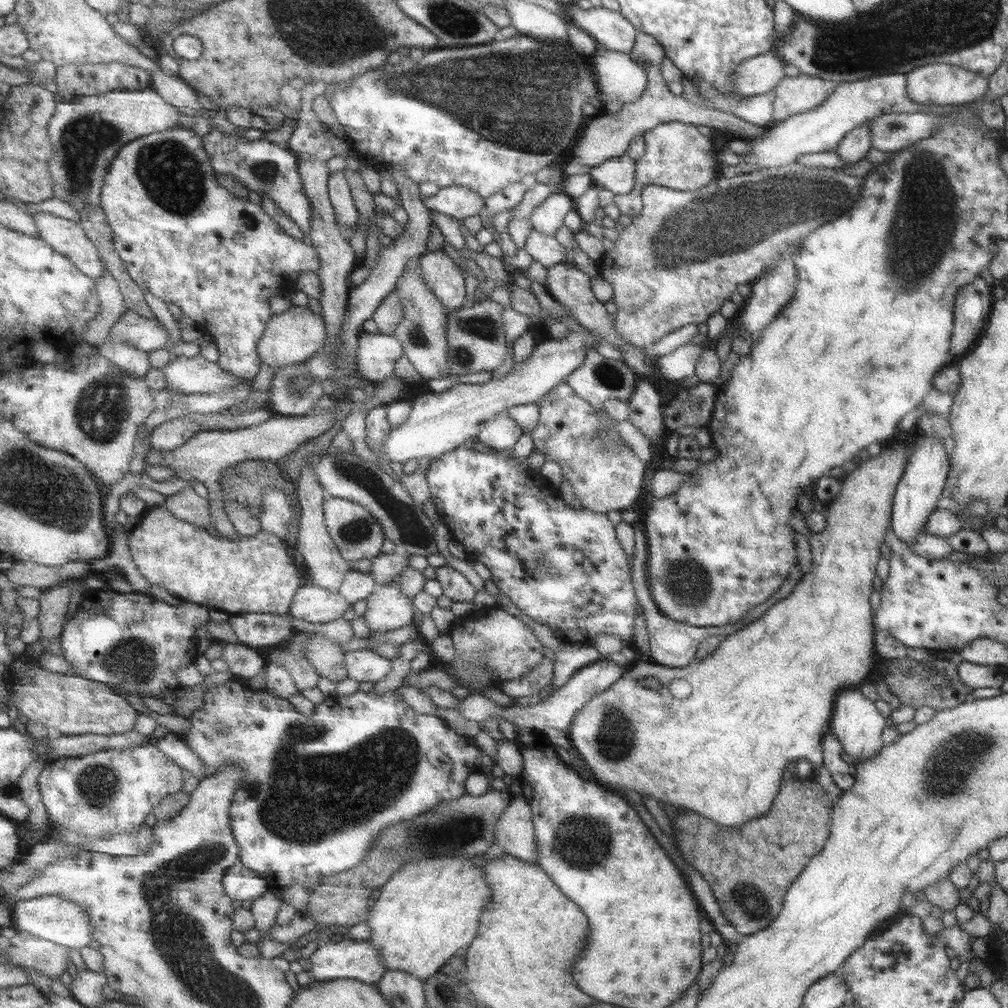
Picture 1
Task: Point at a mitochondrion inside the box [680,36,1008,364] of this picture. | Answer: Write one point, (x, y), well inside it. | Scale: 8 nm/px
(925, 190)

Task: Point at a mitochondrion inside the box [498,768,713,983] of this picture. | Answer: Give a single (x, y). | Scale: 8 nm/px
(583, 843)

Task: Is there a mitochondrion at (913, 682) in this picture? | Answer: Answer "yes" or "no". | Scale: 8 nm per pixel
no

